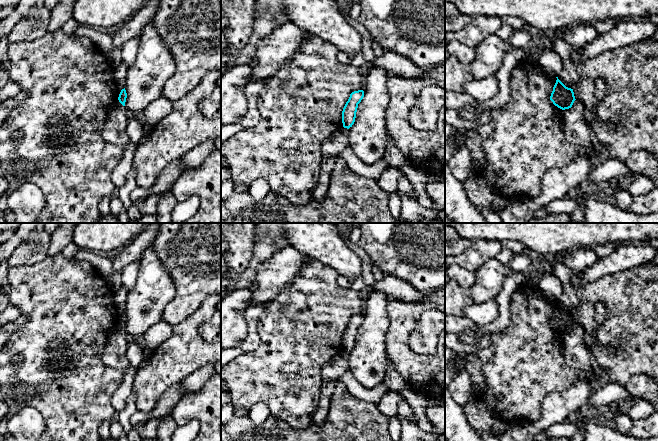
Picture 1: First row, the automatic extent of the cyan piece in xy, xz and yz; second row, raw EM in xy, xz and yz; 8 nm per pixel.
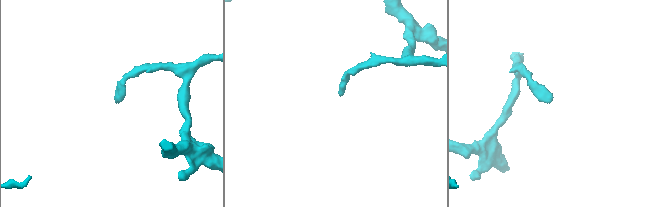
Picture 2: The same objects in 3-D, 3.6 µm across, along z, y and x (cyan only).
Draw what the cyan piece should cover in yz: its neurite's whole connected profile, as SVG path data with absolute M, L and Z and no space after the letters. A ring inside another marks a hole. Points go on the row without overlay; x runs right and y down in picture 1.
M556 301L556 307L553 311L553 315L550 320L550 324L558 332L565 334L572 331L575 323L573 313L566 311L559 303Z

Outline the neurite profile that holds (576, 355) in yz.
M575 324L571 332L563 335L564 351L562 354L568 367L591 373L599 365L596 363L593 353L586 347L583 332L583 327Z

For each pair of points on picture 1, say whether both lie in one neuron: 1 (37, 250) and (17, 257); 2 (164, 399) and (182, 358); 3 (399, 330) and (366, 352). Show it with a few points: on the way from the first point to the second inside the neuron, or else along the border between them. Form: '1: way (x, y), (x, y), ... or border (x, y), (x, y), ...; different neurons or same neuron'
1: way (32, 250), (22, 256); same neuron
2: border (179, 381), (171, 385), (159, 397), (155, 407); different neurons
3: border (388, 316), (389, 323), (385, 338), (387, 357); different neurons

